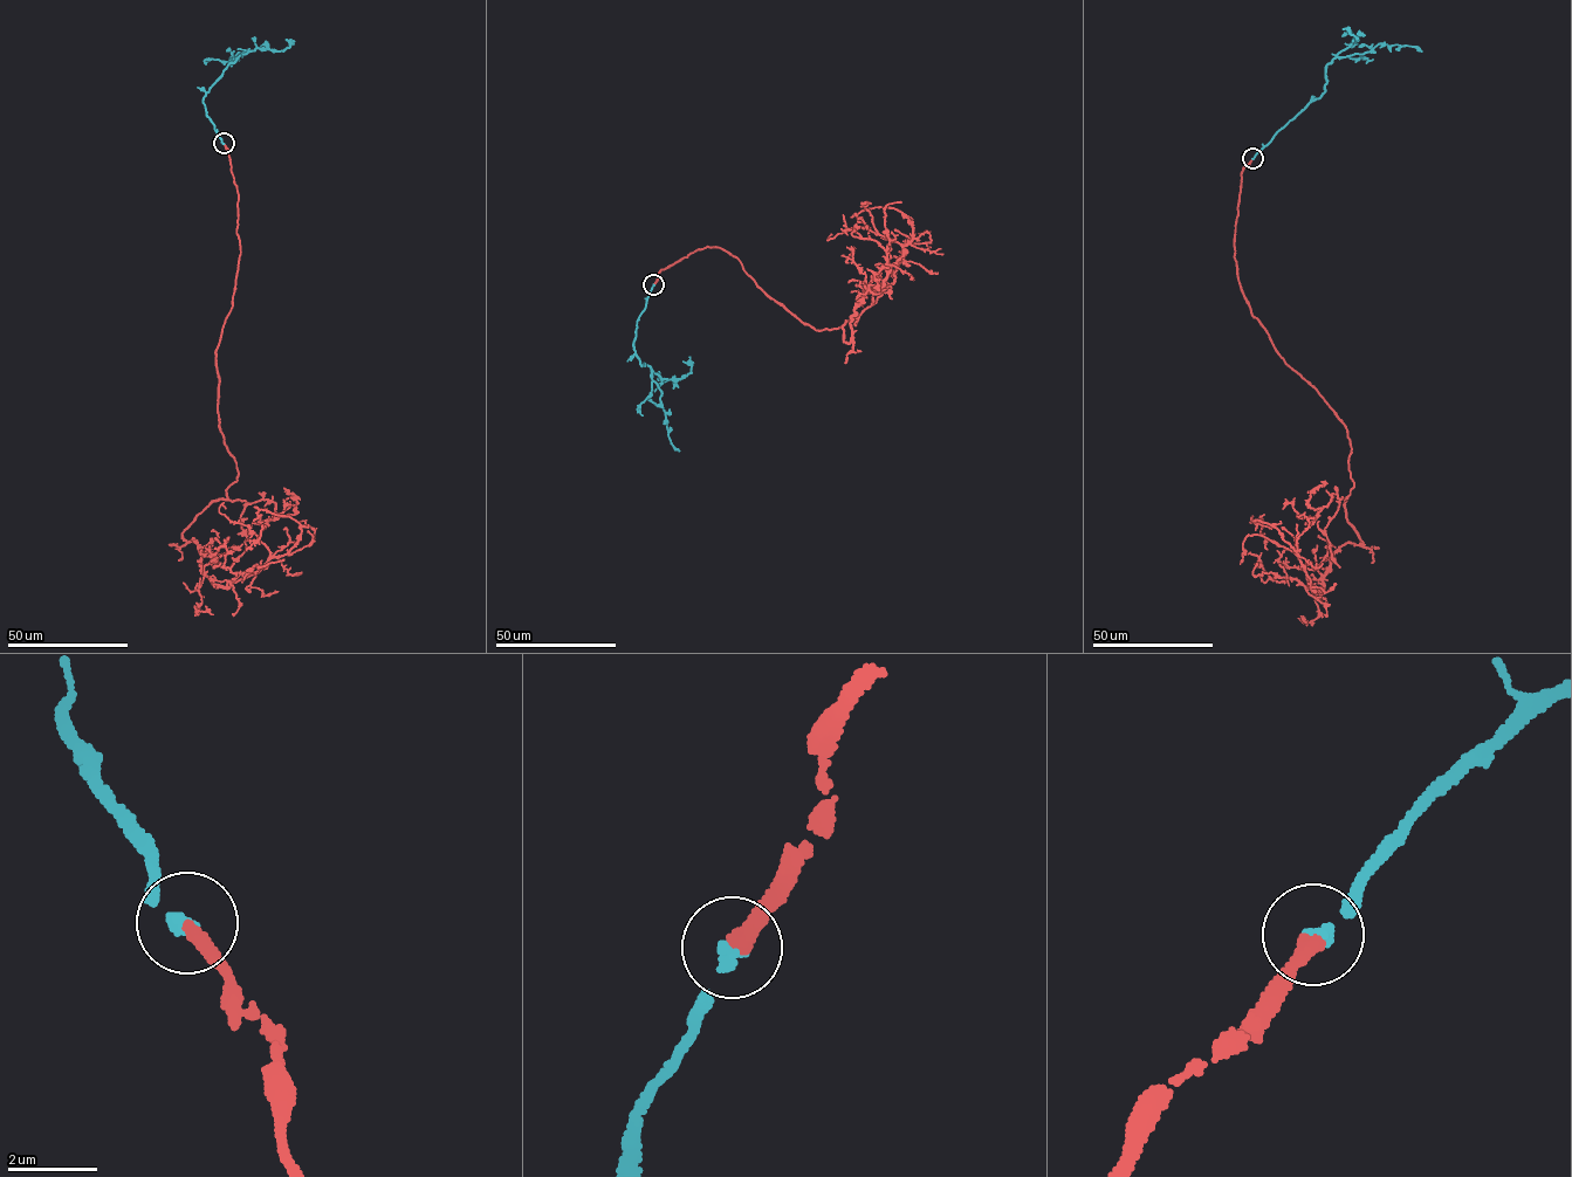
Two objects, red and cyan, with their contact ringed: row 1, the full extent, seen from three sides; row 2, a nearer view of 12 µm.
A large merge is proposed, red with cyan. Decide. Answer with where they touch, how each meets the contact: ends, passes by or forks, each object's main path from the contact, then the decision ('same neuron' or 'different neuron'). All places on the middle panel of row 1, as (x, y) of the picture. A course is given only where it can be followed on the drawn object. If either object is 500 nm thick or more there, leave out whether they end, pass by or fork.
(653, 284) | red ends | cyan ends | red via (653, 284), (719, 247), (816, 330), (857, 317), (848, 343), (913, 234), (876, 206), (857, 217), (867, 233) | cyan via (653, 284), (636, 323), (632, 344), (640, 365), (650, 366), (651, 378), (661, 393), (667, 435), (679, 451) | same neuron

